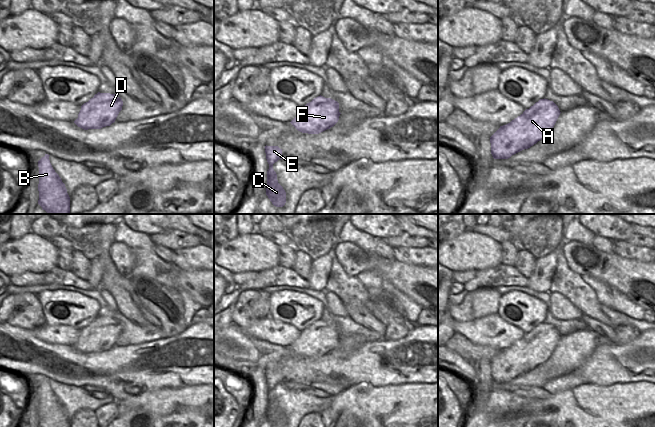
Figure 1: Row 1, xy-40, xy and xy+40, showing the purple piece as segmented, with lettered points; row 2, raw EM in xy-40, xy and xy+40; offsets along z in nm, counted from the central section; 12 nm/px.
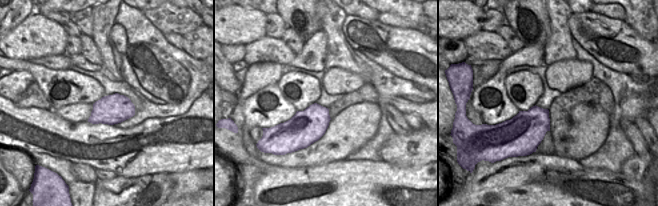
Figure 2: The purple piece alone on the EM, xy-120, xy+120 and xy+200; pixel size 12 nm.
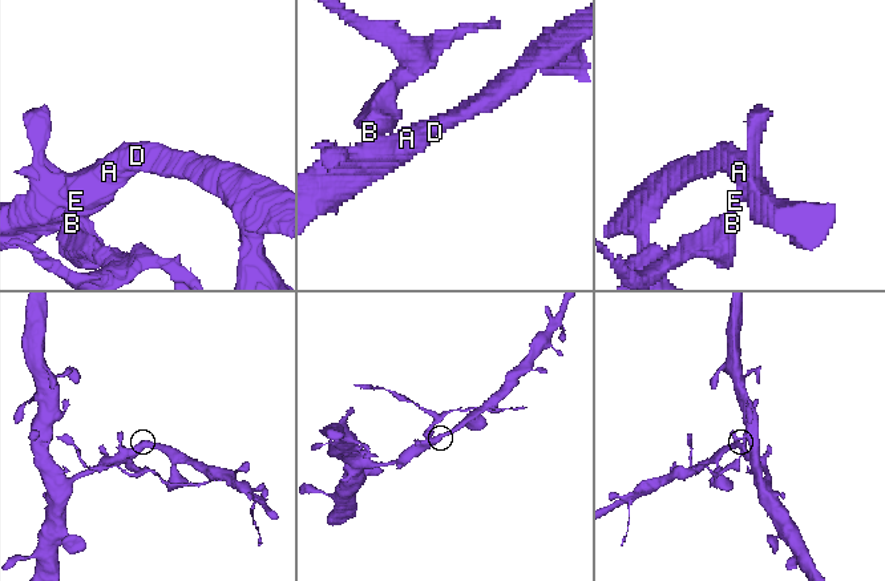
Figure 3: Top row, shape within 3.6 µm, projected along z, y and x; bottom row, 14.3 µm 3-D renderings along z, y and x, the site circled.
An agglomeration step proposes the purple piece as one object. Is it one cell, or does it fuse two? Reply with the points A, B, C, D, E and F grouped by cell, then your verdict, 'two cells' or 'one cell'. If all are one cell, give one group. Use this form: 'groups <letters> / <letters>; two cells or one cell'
groups A D E F / B C; two cells

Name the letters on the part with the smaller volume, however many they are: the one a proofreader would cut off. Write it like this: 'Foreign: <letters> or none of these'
Foreign: B, C

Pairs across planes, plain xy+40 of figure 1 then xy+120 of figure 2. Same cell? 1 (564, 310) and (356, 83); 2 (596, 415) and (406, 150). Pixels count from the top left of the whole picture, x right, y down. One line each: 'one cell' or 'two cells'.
1: one cell
2: two cells

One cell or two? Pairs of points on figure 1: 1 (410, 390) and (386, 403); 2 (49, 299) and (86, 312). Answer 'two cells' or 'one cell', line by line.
1: one cell
2: one cell

